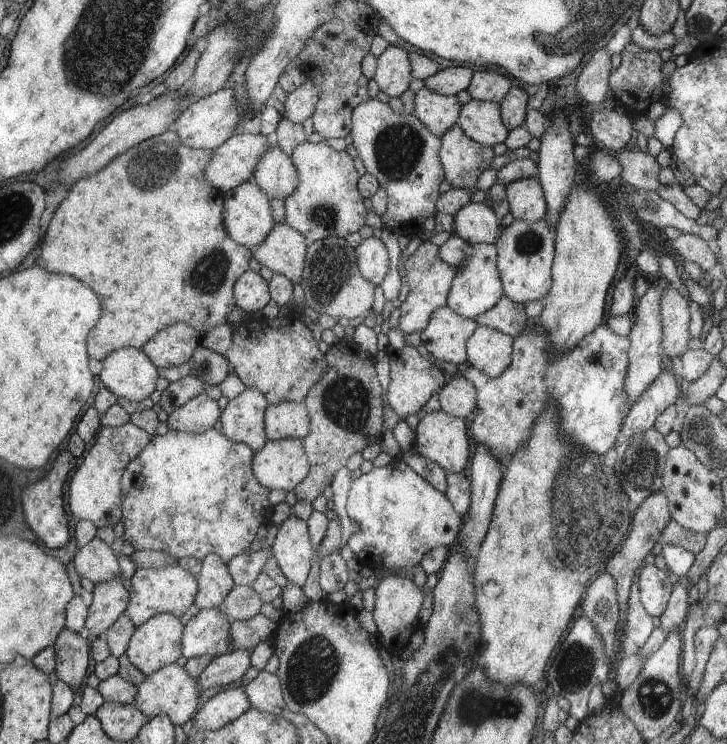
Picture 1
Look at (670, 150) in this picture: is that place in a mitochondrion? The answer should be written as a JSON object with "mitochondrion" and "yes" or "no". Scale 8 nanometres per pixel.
{"mitochondrion":"no"}

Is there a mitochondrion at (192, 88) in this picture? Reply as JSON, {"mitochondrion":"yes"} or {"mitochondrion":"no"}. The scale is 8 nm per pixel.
{"mitochondrion":"no"}

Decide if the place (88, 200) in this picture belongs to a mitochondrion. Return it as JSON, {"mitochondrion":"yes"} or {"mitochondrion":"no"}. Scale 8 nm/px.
{"mitochondrion":"no"}

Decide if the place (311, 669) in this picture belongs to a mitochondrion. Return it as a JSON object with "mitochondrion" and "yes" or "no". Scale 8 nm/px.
{"mitochondrion":"yes"}

